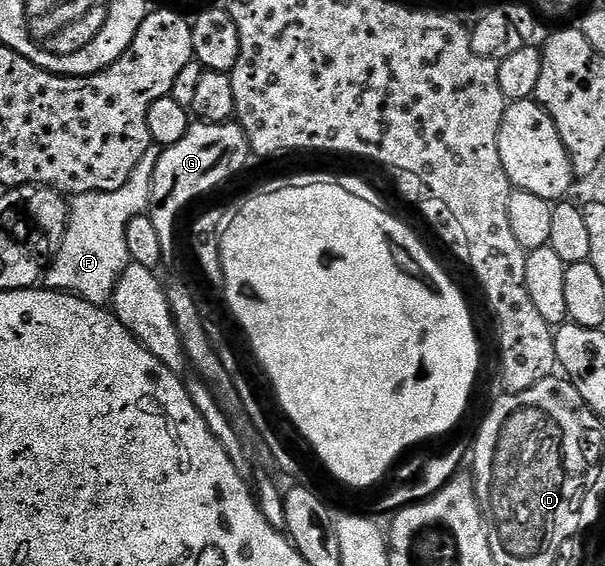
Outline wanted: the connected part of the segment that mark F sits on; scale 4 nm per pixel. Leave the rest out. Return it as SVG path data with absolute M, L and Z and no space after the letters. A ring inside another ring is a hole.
M151 142L148 153L140 157L140 165L132 169L132 177L128 177L120 189L93 191L69 200L64 241L44 272L44 283L49 290L65 291L99 305L111 302L119 277L131 263L128 221L149 212L150 186L163 150L159 143Z

